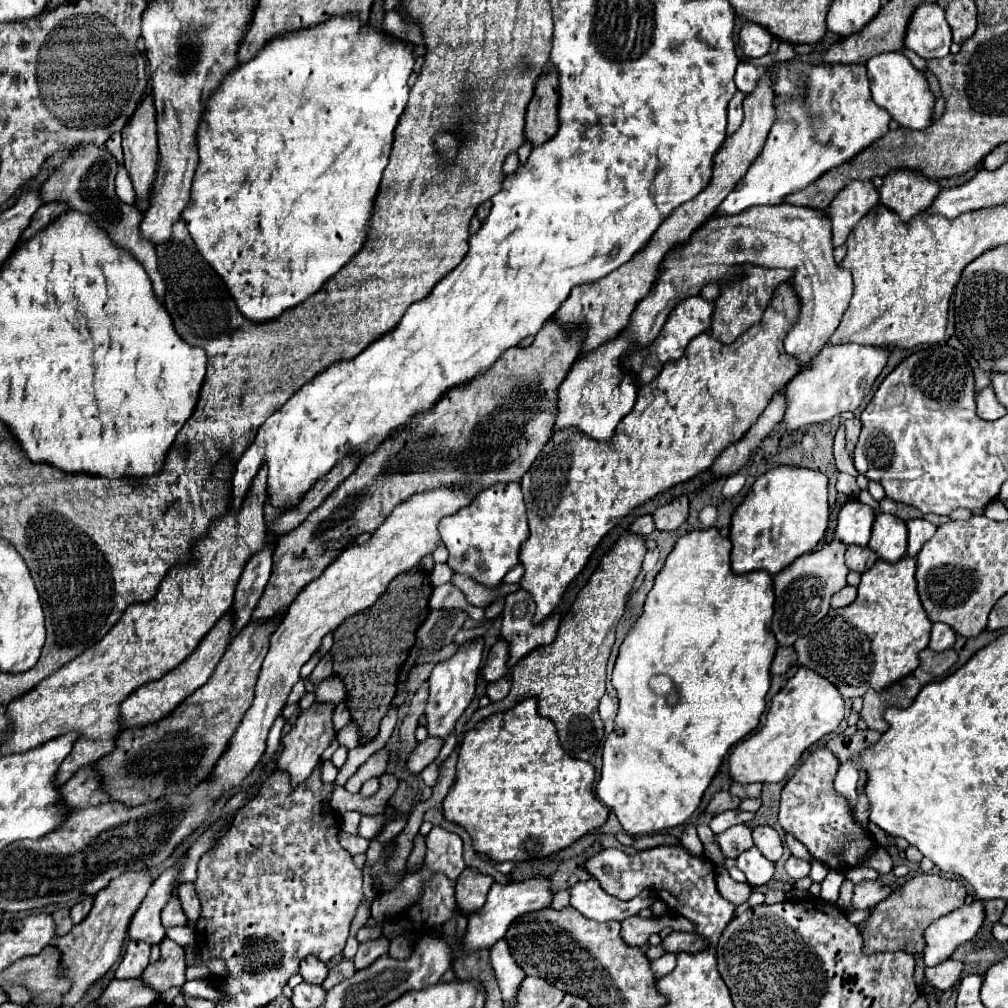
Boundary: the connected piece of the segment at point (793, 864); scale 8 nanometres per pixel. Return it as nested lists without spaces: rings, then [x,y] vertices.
[[[790,856],[790,858],[786,860],[786,872],[788,872],[790,878],[794,878],[794,880],[804,878],[804,876],[810,874],[810,862],[806,862],[806,860],[802,860],[802,858]]]

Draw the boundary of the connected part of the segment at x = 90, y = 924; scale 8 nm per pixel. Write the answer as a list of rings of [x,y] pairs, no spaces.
[[[148,870],[126,872],[118,878],[114,878],[114,882],[110,882],[110,886],[106,886],[104,890],[100,890],[96,894],[94,908],[86,916],[86,920],[76,924],[66,936],[54,940],[54,944],[64,954],[64,960],[62,960],[64,976],[74,982],[72,990],[64,996],[62,1006],[74,1006],[84,996],[88,986],[94,980],[102,978],[110,970],[110,966],[120,958],[122,948],[124,948],[124,940],[126,940],[126,928],[128,928],[134,912],[142,904],[150,884],[152,884],[152,880],[150,880]]]

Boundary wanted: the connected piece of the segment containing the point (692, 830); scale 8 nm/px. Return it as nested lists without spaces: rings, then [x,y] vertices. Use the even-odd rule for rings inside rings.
[[[686,826],[684,834],[682,834],[682,838],[680,838],[680,844],[682,844],[688,852],[692,852],[694,856],[700,856],[700,854],[704,852],[704,846],[702,846],[702,842],[700,842],[700,838],[698,838],[696,826]]]

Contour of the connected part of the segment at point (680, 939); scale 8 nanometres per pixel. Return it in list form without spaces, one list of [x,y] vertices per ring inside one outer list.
[[[672,932],[670,936],[664,938],[662,948],[664,952],[670,952],[670,954],[680,954],[680,952],[692,954],[692,952],[704,950],[706,942],[698,938],[694,932]]]

